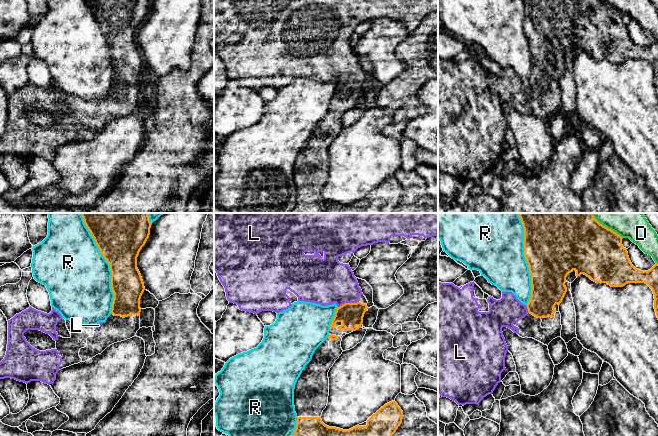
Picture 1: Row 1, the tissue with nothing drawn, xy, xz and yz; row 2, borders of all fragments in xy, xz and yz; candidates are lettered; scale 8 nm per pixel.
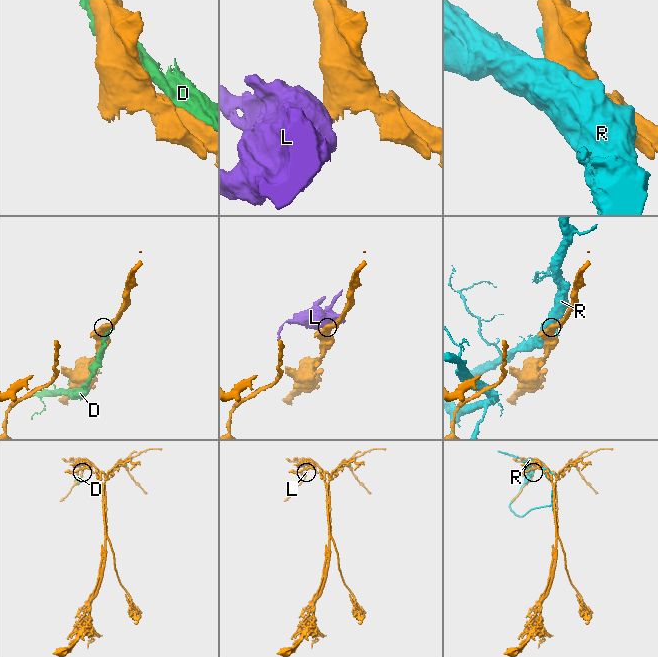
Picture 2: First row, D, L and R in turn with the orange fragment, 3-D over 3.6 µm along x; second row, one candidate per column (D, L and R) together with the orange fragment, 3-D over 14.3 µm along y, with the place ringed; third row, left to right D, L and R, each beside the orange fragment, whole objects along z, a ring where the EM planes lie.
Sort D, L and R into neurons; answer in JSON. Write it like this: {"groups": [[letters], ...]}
{"groups": [["D"], ["L"], ["R"]]}

